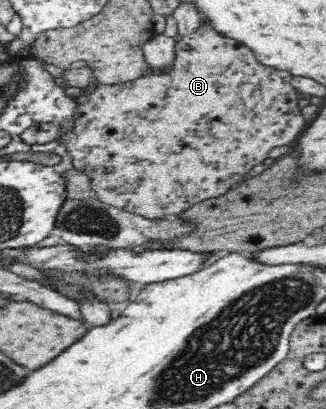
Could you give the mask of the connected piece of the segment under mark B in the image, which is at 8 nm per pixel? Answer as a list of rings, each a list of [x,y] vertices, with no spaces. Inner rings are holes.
[[[201,22],[197,32],[181,36],[181,40],[176,43],[175,60],[173,60],[171,66],[167,66],[163,70],[148,70],[146,73],[141,74],[139,78],[131,79],[128,82],[101,85],[91,96],[88,96],[89,100],[85,104],[76,106],[71,129],[67,130],[63,125],[58,125],[57,123],[42,123],[25,131],[22,134],[22,139],[29,145],[43,145],[51,141],[59,141],[62,146],[66,147],[68,154],[71,156],[72,166],[83,172],[86,177],[89,177],[89,185],[91,185],[91,189],[93,189],[97,199],[115,208],[143,216],[148,220],[161,220],[177,216],[198,202],[225,194],[235,187],[235,184],[240,185],[255,166],[261,165],[261,162],[269,158],[269,152],[273,148],[289,144],[289,142],[295,142],[297,136],[307,128],[307,120],[303,118],[301,108],[297,104],[297,100],[299,100],[297,94],[299,92],[291,86],[291,74],[259,64],[249,46],[245,46],[241,42],[235,42],[233,38],[223,36],[217,30],[213,30],[207,22]],[[135,122],[151,124],[153,126],[151,134],[141,136],[141,138],[135,136],[135,140],[131,136],[127,138],[123,134],[123,128],[129,128]]]

